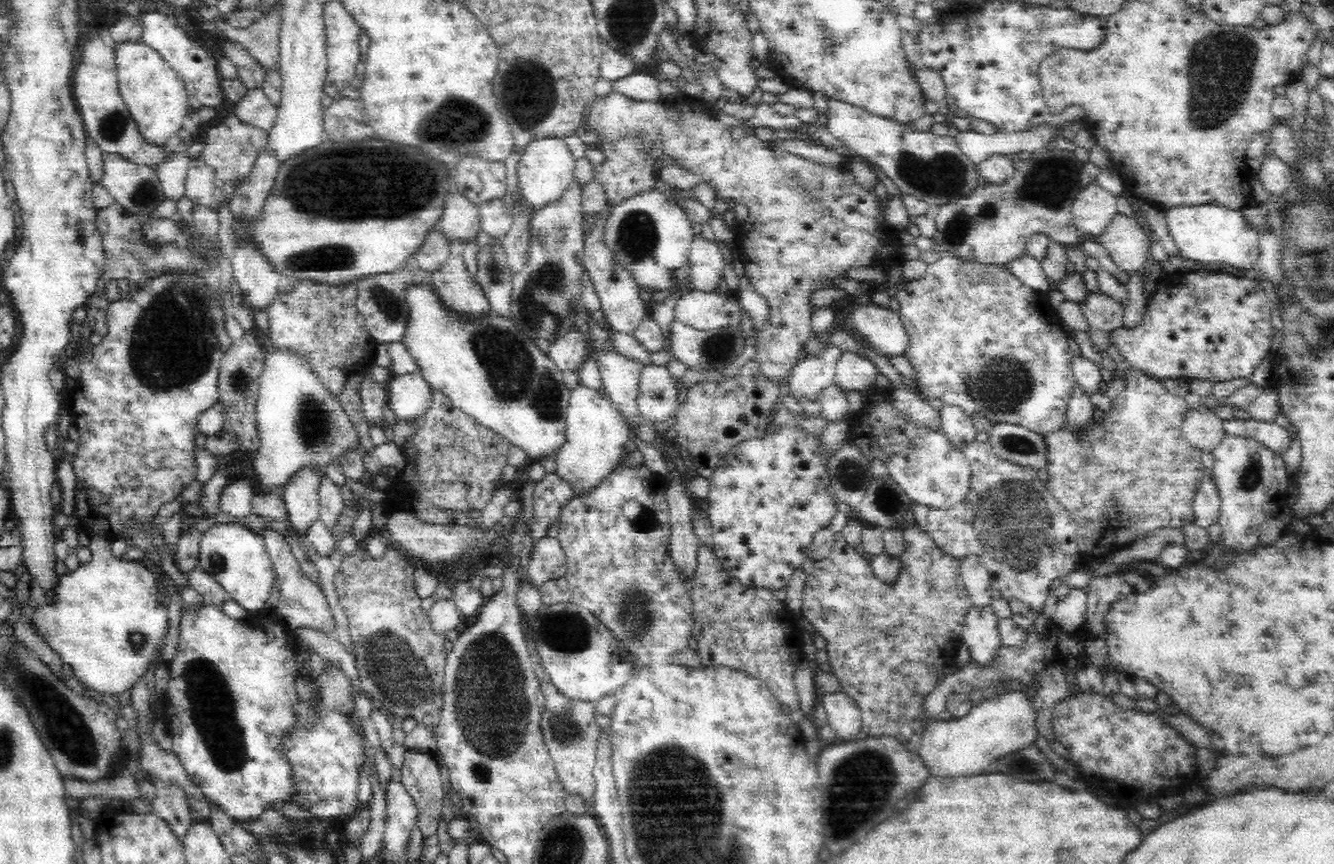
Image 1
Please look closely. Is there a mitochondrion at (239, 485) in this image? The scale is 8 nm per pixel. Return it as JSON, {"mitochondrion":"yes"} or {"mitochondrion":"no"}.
{"mitochondrion":"no"}

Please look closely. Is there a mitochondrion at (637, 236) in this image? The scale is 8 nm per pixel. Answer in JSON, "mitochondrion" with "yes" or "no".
{"mitochondrion":"yes"}

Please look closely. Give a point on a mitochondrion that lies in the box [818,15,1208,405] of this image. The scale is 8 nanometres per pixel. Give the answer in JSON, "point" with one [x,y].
{"point":[1050,182]}

